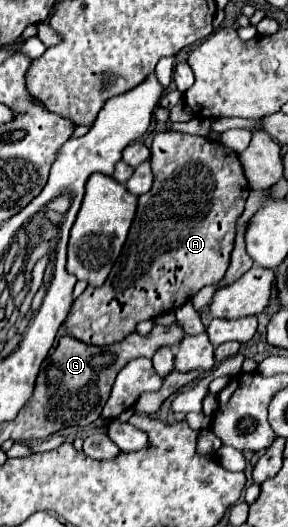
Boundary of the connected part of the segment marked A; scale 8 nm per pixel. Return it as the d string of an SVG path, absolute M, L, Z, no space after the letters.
M158 132L152 140L150 150L154 184L150 192L138 198L138 210L130 234L118 256L120 280L112 282L108 278L106 284L100 288L88 286L82 296L74 300L70 316L64 324L64 330L70 336L86 344L104 346L124 340L136 330L138 322L152 320L168 310L176 310L182 304L190 302L200 288L220 282L230 264L230 252L236 236L236 220L242 214L244 202L250 192L238 154L220 142L190 136L184 132Z

